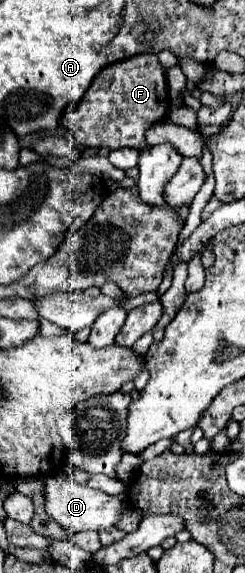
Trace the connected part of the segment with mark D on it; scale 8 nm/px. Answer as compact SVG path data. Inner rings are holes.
M70 473L52 475L46 479L46 511L70 535L80 533L80 531L112 529L116 525L116 521L122 517L124 509L126 509L126 497L124 495L112 497L100 489L88 489L84 485L78 485Z

